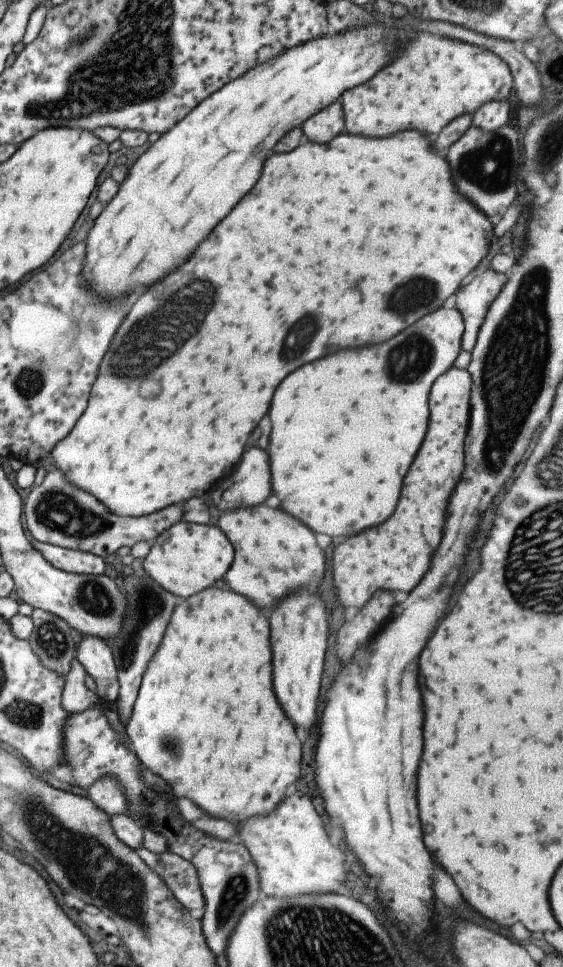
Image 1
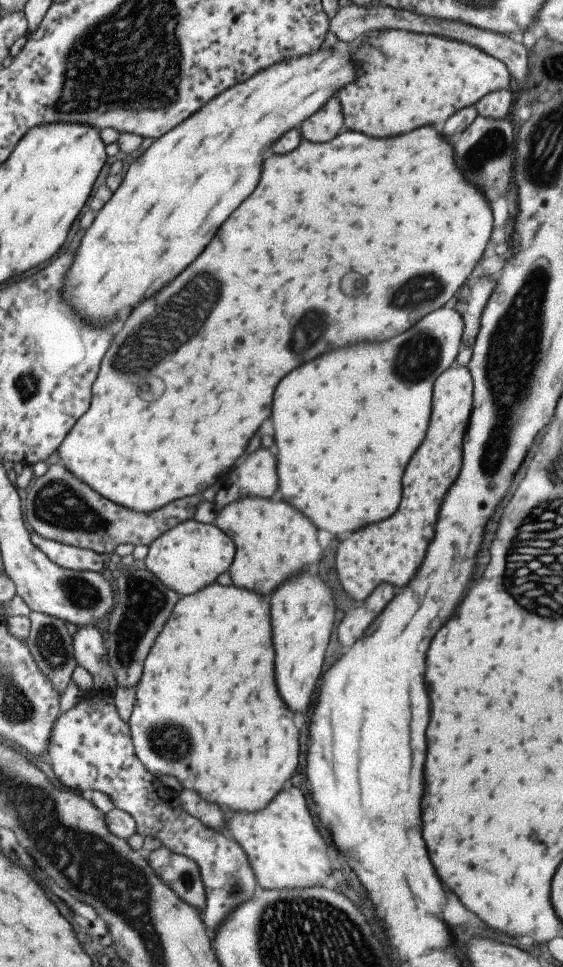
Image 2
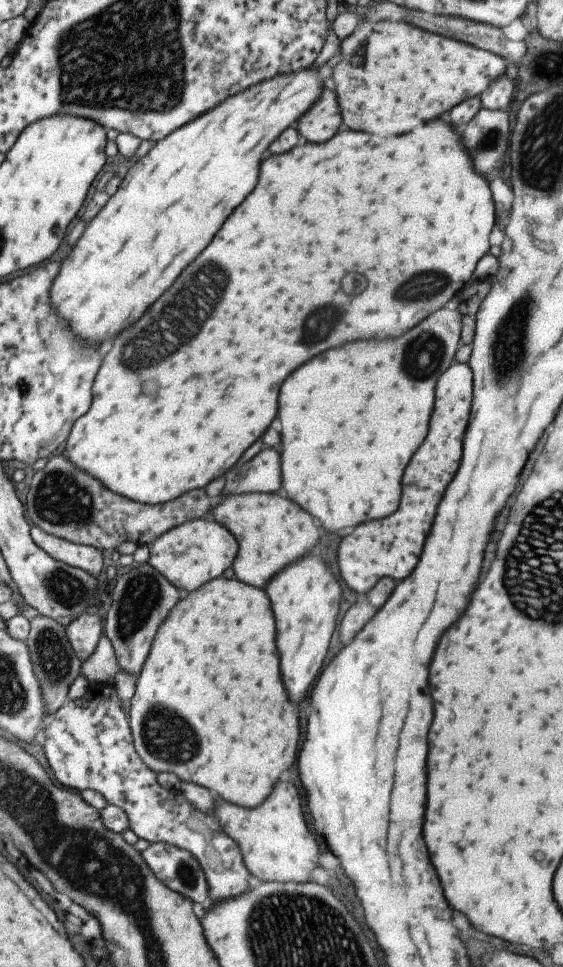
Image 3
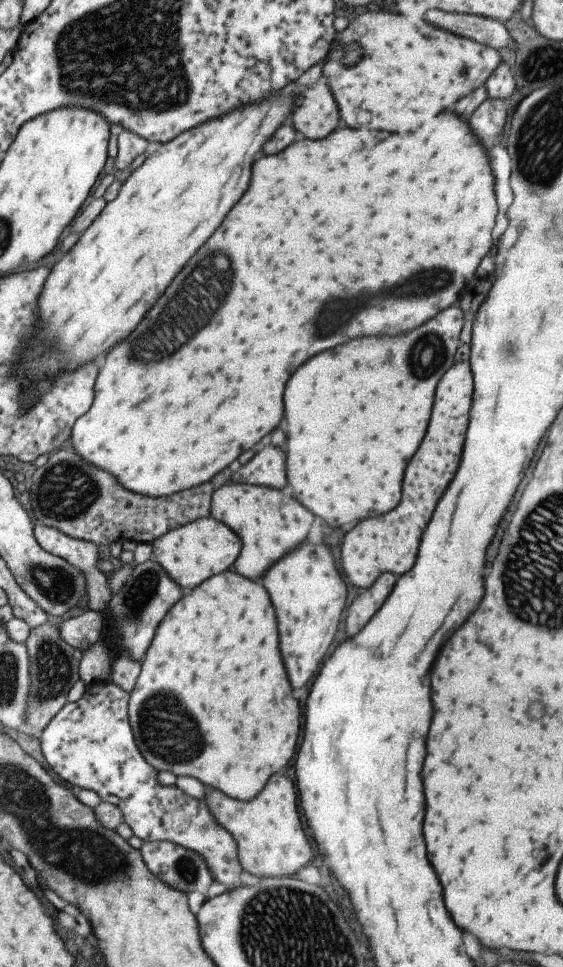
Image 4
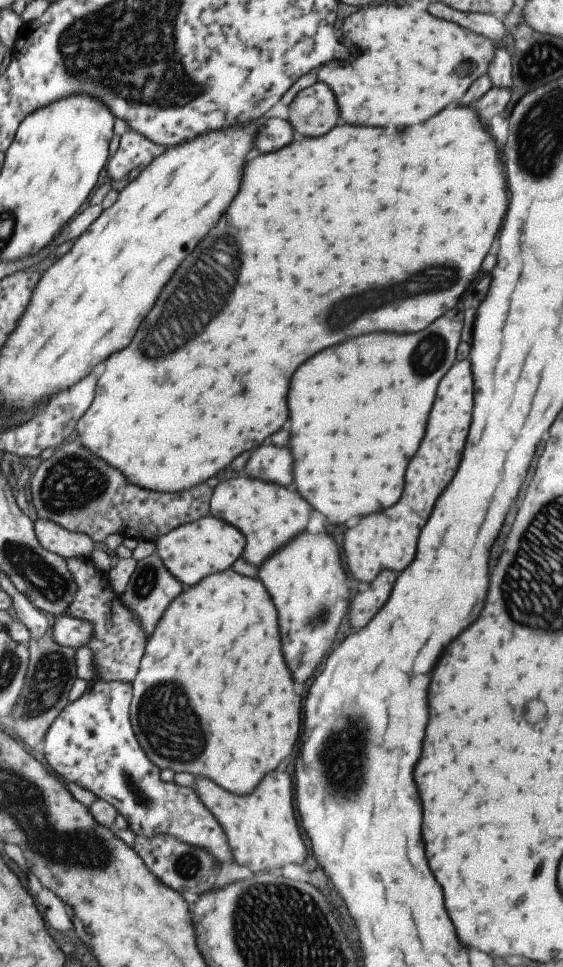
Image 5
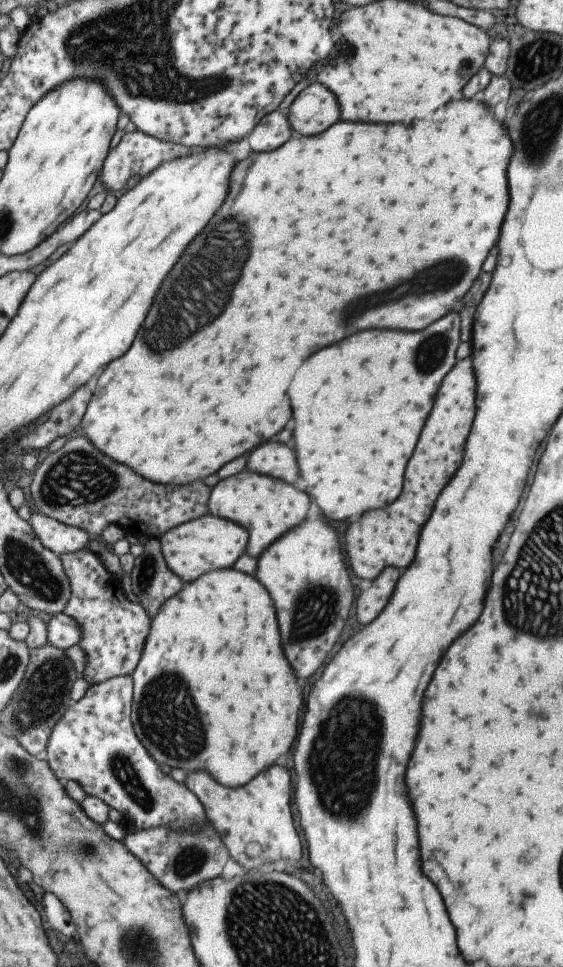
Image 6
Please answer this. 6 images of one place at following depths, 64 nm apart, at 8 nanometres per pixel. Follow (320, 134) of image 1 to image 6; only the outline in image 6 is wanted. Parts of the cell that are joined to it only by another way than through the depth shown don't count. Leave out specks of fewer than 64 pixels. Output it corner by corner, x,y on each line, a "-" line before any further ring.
315,82
297,94
288,106
285,117
297,134
313,136
337,122
339,108
333,94

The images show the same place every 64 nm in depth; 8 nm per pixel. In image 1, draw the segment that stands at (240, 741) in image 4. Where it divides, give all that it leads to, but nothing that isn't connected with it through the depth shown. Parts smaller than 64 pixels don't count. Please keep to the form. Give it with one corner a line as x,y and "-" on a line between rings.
205,588
197,594
181,600
175,606
159,644
146,664
136,699
124,726
132,751
149,772
162,778
165,783
171,784
171,794
175,795
176,798
182,796
188,798
209,816
225,818
234,824
241,824
243,819
249,818
253,814
270,813
273,811
273,806
283,798
287,786
293,784
299,776
301,744
299,744
299,738
293,730
293,724
287,720
287,716
283,716
283,710
279,708
279,702
275,700
275,694
269,692
269,680
271,680
269,626
267,626
267,618
259,612
259,608
255,608
255,604
251,604
245,596
239,596
231,590
219,590
219,588

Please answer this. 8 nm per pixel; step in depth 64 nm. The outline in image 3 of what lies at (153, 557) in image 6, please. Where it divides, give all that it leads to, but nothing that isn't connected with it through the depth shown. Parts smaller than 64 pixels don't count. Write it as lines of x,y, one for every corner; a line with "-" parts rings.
147,562
122,572
111,590
111,602
105,612
102,628
114,650
119,671
139,674
155,631
181,594

